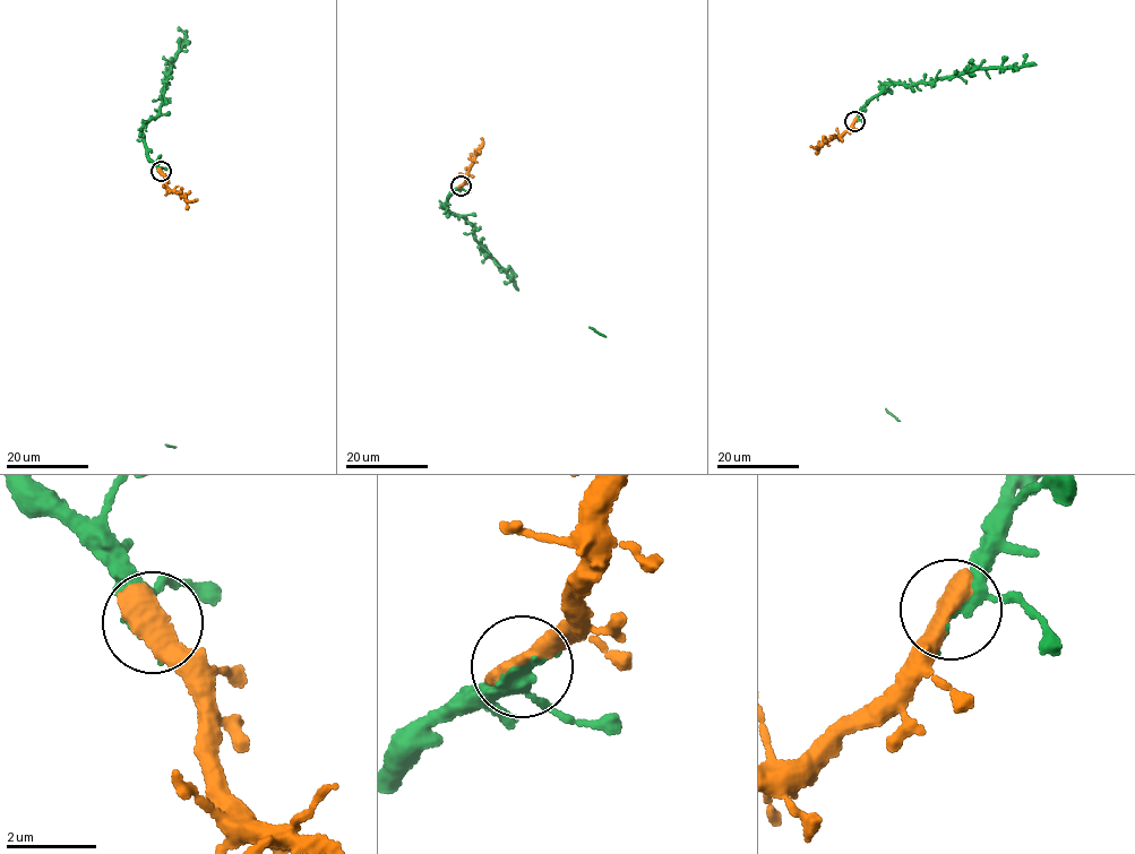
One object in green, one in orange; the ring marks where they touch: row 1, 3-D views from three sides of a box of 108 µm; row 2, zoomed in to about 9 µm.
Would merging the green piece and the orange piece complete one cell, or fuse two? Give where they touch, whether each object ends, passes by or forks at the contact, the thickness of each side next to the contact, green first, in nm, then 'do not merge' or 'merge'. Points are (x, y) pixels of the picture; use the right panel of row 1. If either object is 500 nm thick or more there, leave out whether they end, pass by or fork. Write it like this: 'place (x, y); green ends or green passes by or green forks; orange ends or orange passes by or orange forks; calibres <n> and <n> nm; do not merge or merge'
place (854, 121); calibres 280 and 650 nm; merge

